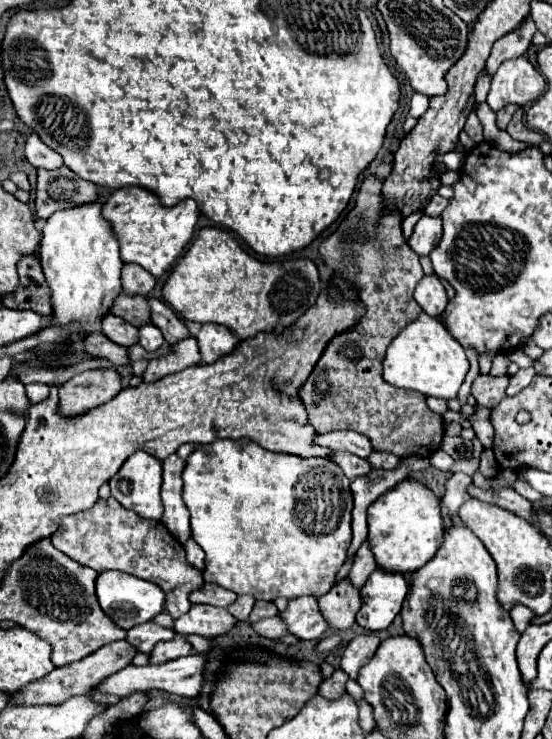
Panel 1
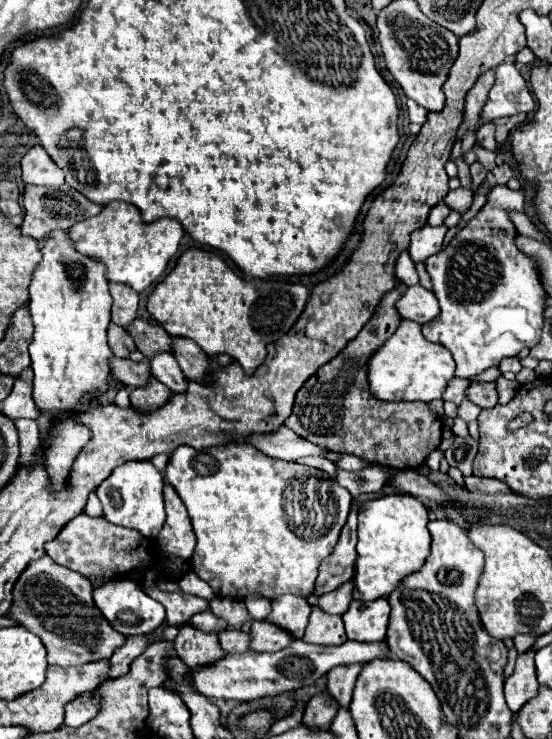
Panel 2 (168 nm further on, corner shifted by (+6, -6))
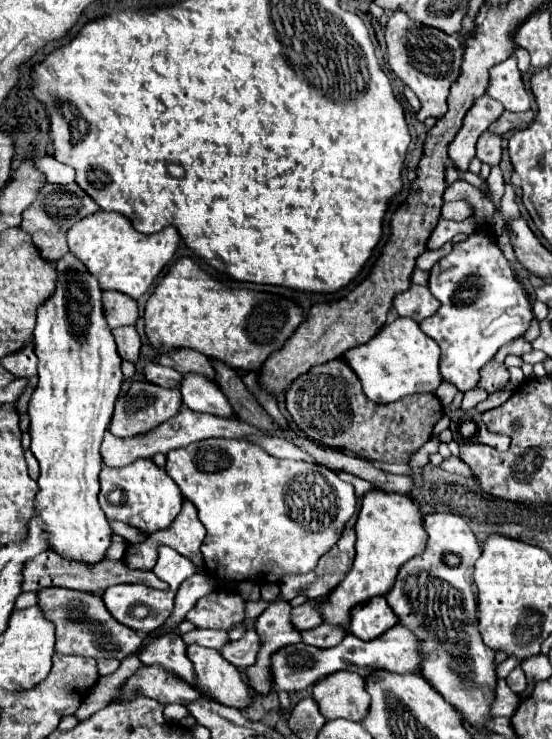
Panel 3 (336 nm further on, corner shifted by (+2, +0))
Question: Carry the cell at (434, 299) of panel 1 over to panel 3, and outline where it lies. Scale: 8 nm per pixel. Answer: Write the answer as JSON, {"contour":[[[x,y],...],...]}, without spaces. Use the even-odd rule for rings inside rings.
{"contour":[[[410,285],[404,293],[394,297],[394,309],[400,317],[410,317],[414,321],[424,321],[426,317],[434,315],[438,311],[440,303],[430,293],[426,285]]]}

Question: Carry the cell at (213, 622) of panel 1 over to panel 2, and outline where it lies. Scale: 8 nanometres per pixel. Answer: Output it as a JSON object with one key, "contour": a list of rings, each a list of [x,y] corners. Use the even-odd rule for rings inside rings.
{"contour":[[[188,625],[180,627],[180,635],[174,641],[174,649],[190,669],[208,667],[224,657],[220,643],[216,643],[216,635],[204,635],[202,631],[196,631]]]}

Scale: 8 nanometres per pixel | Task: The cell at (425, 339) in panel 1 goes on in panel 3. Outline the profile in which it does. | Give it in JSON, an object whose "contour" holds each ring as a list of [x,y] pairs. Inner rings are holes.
{"contour":[[[406,317],[386,323],[368,343],[348,349],[342,357],[360,377],[366,397],[376,403],[394,403],[408,395],[434,393],[442,383],[440,347],[420,331],[416,321]]]}

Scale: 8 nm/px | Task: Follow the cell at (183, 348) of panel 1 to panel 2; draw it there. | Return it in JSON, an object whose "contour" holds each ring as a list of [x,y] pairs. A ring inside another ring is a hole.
{"contour":[[[152,377],[148,385],[136,387],[130,391],[130,405],[132,405],[132,409],[136,407],[136,411],[150,413],[150,411],[160,409],[170,399],[170,395],[172,393],[168,391],[168,387],[164,387],[164,383],[160,383],[156,377]]]}

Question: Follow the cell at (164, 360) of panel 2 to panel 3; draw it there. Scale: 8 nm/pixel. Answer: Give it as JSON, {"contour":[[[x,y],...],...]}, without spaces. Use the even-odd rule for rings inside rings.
{"contour":[[[186,373],[180,381],[180,393],[186,407],[192,411],[212,413],[218,417],[230,417],[234,415],[232,407],[228,405],[228,399],[224,393],[206,377],[200,377],[200,373]]]}

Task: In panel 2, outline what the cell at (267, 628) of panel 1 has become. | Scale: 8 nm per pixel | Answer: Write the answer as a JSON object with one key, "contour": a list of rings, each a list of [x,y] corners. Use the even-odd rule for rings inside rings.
{"contour":[[[238,629],[222,631],[218,635],[218,641],[220,641],[220,647],[224,649],[224,653],[228,653],[228,655],[248,651],[248,633],[242,633]]]}

